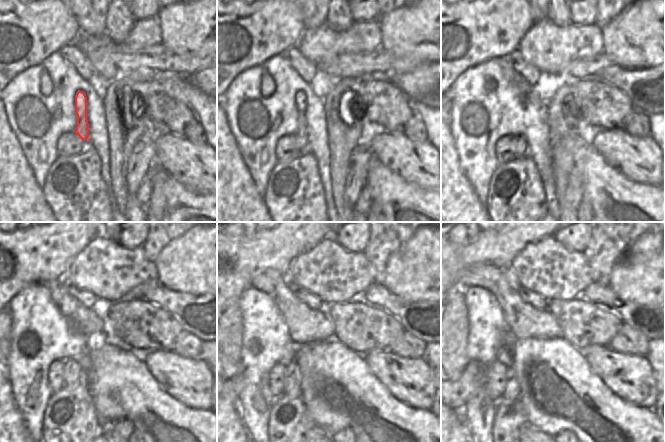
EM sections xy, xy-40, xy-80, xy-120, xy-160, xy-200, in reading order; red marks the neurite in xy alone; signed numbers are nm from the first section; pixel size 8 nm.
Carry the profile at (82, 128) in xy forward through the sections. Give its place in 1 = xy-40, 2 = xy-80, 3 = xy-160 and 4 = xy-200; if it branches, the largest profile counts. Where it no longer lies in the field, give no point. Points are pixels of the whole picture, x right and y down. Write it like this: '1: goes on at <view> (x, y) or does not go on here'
1: goes on at xy-40 (300, 136)
2: goes on at xy-80 (520, 147)
3: goes on at xy-160 (292, 387)
4: goes on at xy-200 (511, 392)

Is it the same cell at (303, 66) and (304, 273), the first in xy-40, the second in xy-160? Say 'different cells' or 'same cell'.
different cells

